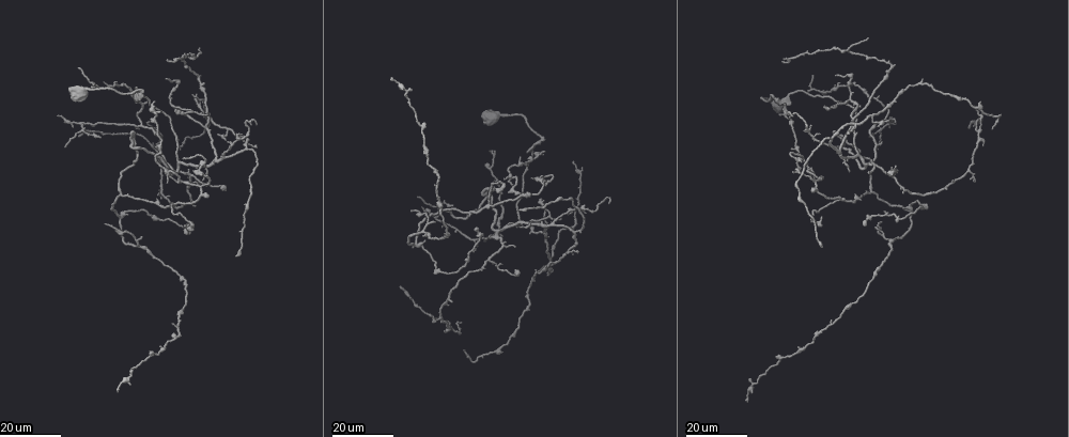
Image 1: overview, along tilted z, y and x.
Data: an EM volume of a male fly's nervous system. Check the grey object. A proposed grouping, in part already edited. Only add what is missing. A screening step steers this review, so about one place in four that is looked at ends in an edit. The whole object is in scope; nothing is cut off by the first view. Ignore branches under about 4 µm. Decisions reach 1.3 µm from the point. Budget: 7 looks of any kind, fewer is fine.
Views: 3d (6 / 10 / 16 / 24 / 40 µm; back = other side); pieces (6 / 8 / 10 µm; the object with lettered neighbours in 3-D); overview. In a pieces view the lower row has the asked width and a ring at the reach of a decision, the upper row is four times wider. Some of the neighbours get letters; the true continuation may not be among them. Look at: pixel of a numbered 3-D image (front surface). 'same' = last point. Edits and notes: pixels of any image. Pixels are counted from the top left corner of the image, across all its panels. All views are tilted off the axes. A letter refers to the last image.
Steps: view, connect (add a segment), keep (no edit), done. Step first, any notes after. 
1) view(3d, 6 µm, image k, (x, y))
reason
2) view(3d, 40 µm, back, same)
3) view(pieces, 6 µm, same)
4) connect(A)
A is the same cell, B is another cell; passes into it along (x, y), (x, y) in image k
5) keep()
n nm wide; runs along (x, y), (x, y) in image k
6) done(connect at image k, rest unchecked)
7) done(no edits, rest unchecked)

view(3d, 16 µm, image 1, (435, 222))

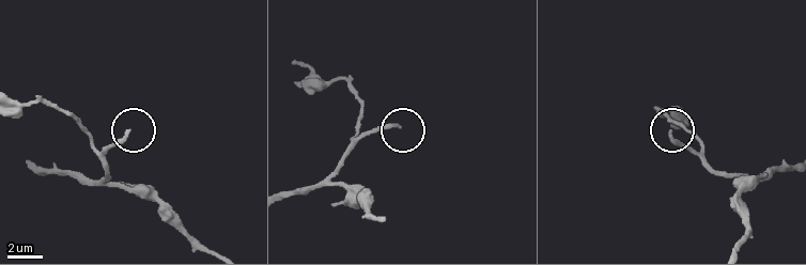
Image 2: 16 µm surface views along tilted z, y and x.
view(3d, 6 µm, image 2, (398, 125))

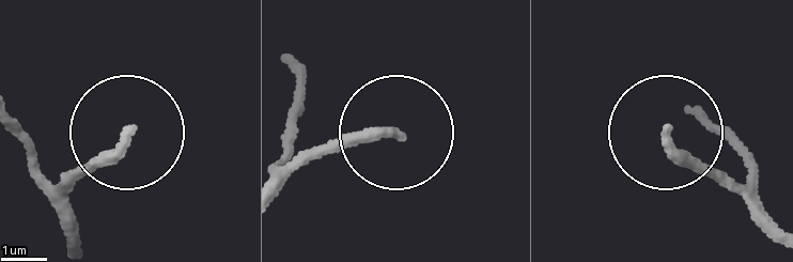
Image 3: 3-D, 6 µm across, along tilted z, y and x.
view(pieces, 8 µm, image 3, (128, 134))
what lies round it

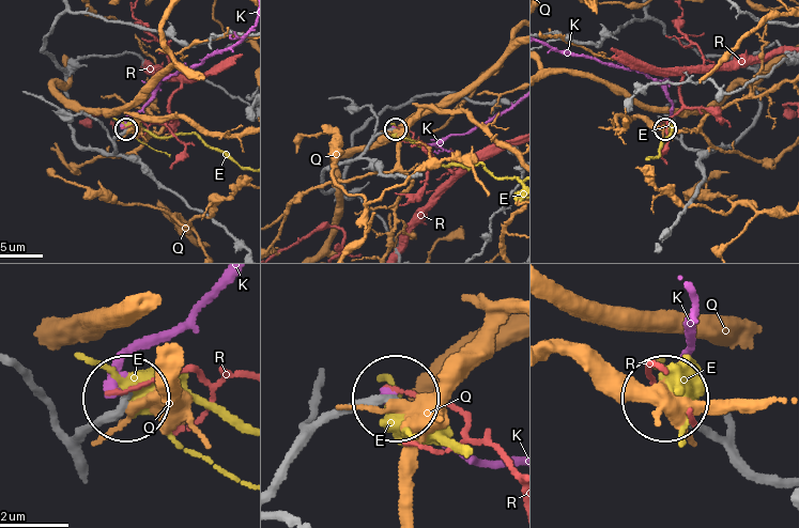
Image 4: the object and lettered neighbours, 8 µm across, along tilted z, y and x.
connect(E)
E is the same cell, K, Q and R are other cells; passes into it along (114, 145), (126, 127), (160, 136), (196, 135), (242, 167) in image 4; the neuron continues

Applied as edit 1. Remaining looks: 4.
view(3d, 16 µm, image 1, (820, 219))
thin end

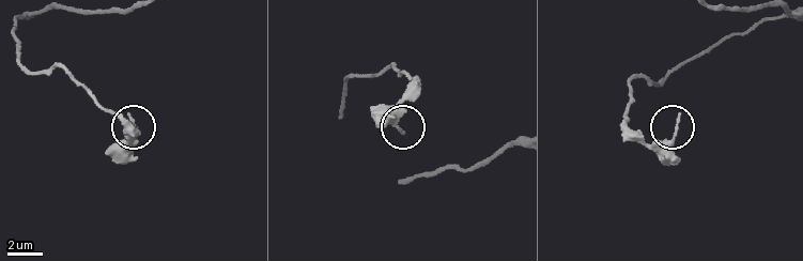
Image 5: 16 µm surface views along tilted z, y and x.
view(pieces, 10 µm, image 5, (680, 117))

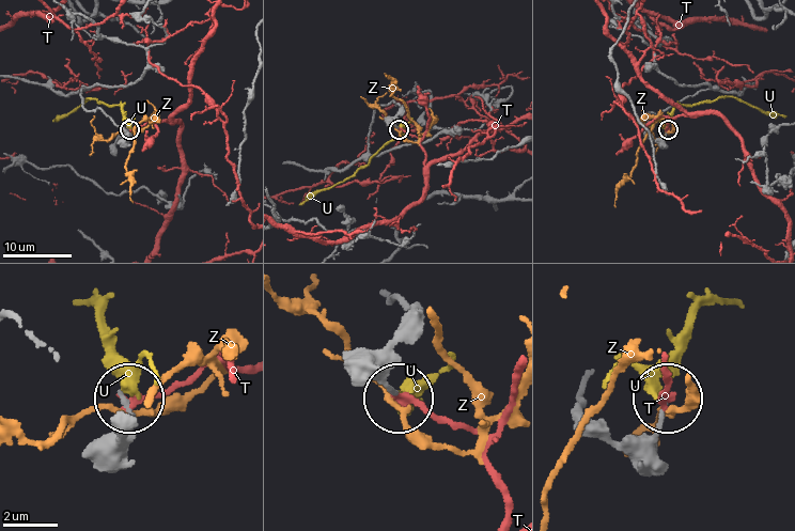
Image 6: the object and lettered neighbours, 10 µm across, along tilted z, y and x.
keep()
T, U and Z are other cells; none of them fits

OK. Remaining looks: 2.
view(3d, 16 µm, image 1, (92, 87))
free end

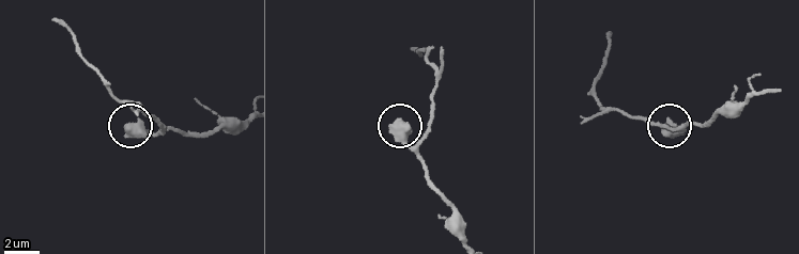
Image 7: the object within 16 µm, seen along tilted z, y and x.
view(pieces, 6 µm, image 7, (398, 121))

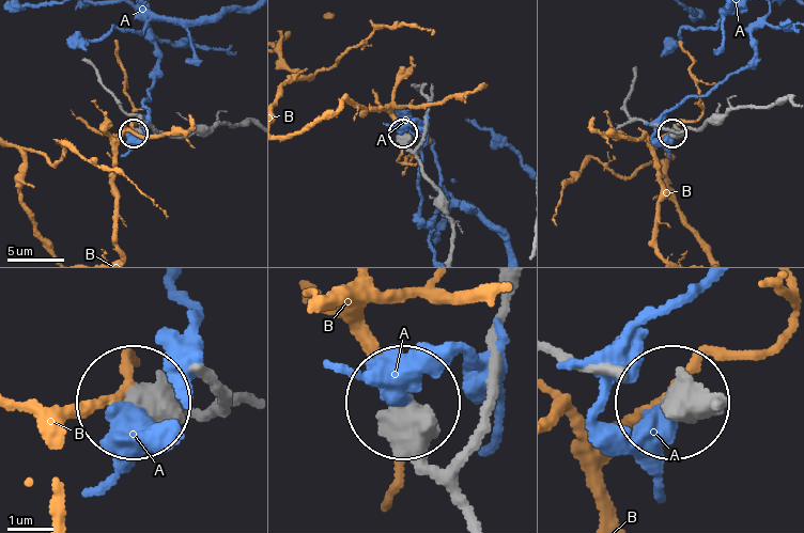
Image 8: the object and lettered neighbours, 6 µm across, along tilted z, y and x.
keep()
A and B are other cells; none of them fits

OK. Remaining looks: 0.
done(connect at image 4, rest unchecked)

